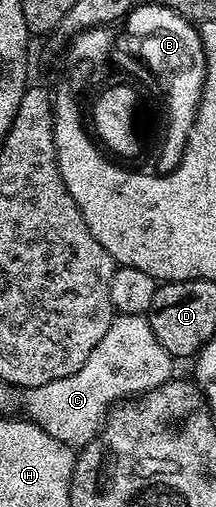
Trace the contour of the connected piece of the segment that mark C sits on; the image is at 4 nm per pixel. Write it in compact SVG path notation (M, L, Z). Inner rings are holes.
M115 314L112 325L108 325L108 333L100 337L100 343L88 353L88 361L72 373L72 377L60 377L60 381L48 381L48 385L27 387L24 395L24 415L31 423L36 424L44 433L56 437L56 441L64 441L64 445L81 449L88 441L92 441L102 429L107 415L112 408L127 400L164 385L175 374L175 360L156 341L156 333L152 333L152 325L146 315Z

